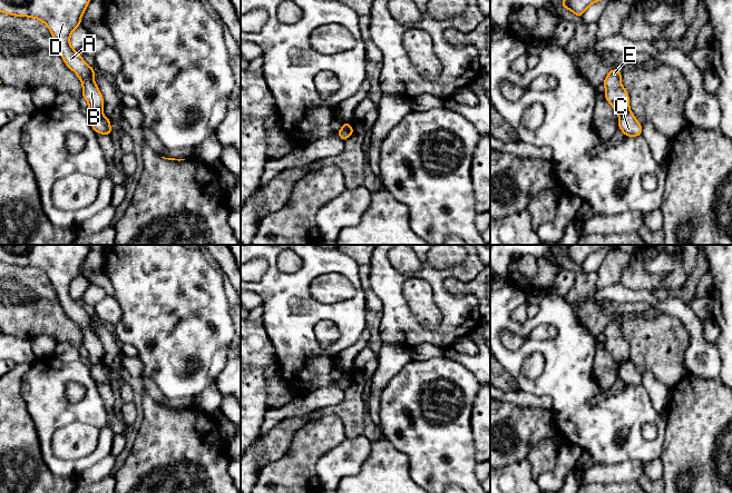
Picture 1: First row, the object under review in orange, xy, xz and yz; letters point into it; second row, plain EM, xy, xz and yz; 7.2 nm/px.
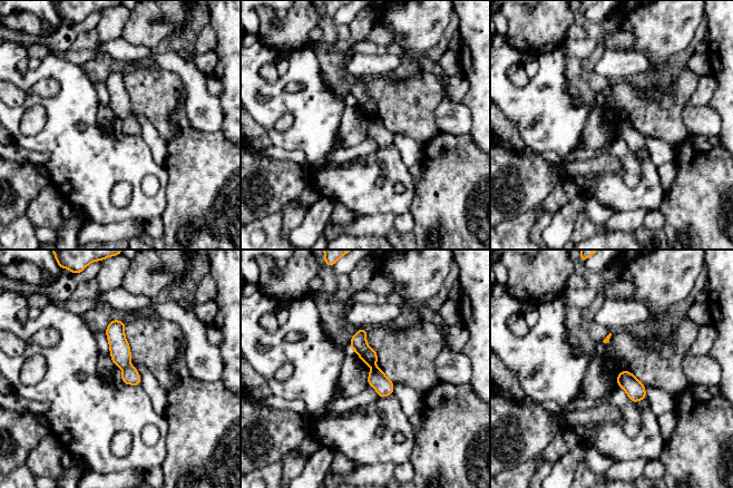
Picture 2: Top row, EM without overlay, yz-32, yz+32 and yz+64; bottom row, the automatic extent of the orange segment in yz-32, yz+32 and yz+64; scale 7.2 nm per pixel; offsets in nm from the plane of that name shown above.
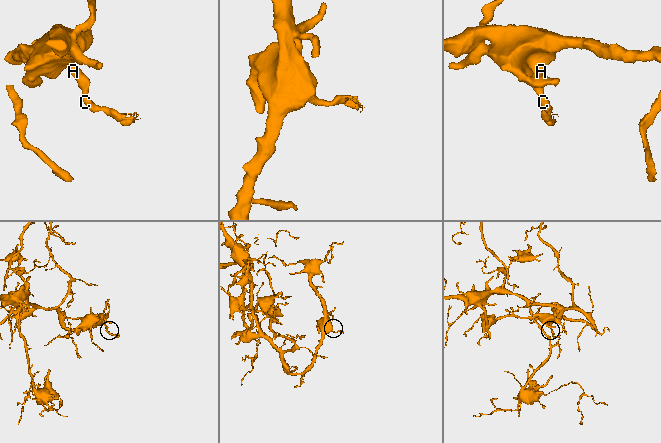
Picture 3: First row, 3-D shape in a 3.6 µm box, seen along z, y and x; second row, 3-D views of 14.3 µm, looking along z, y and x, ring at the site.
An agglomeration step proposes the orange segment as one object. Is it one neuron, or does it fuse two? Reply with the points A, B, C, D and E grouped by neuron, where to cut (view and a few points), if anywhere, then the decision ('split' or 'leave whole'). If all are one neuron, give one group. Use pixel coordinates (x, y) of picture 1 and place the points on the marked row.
A B D E / C | xy (100, 111), (91, 114) | split

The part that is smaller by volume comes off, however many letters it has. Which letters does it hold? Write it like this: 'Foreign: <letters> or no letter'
Foreign: C

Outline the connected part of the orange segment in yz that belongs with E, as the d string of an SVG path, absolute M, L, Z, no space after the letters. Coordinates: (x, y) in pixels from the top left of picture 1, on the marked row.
M611 69L603 83L605 86L605 99L613 107L617 115L623 115L629 110L628 92L621 82L622 71Z

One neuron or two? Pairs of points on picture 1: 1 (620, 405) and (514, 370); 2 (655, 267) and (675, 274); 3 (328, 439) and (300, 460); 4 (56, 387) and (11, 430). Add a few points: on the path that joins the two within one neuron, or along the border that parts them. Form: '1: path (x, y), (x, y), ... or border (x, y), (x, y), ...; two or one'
1: path (587, 408), (572, 393), (567, 372), (539, 347); one
2: path (661, 267), (671, 268); one
3: path (321, 439), (306, 453); one
4: border (21, 388), (21, 397), (38, 439); two

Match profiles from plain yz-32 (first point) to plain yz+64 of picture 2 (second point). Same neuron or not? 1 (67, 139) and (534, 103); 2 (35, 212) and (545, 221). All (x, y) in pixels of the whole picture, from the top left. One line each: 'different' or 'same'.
1: same
2: same

